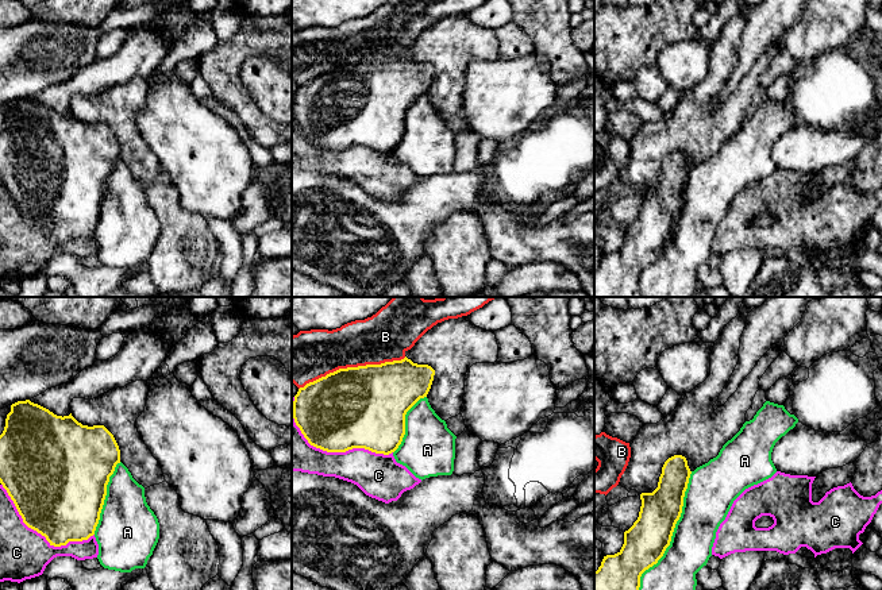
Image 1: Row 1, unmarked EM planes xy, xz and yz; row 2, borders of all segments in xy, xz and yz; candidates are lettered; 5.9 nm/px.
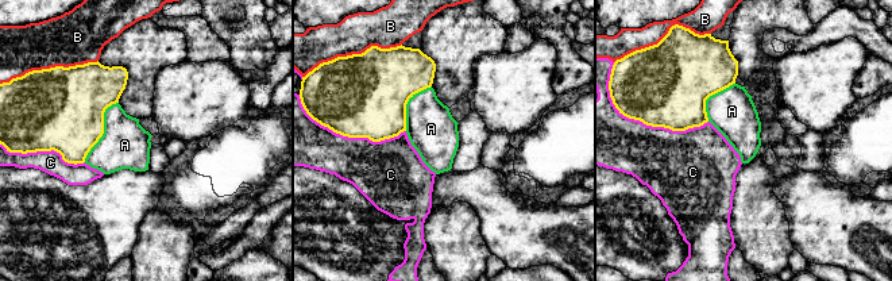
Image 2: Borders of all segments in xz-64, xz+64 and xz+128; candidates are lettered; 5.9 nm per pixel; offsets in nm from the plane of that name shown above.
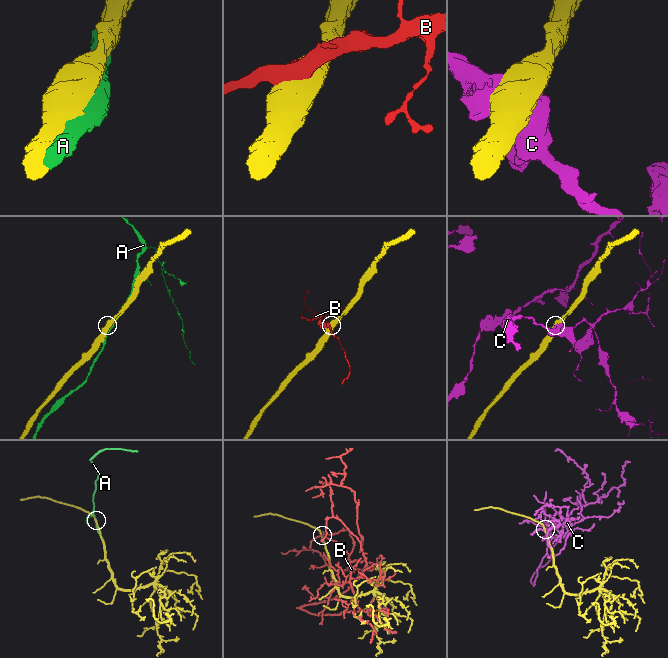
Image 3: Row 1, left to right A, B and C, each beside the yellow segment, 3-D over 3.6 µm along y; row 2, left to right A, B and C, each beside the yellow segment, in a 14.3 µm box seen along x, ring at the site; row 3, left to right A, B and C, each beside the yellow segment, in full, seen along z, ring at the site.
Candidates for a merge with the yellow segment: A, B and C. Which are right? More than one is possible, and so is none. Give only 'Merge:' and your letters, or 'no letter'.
Merge: A

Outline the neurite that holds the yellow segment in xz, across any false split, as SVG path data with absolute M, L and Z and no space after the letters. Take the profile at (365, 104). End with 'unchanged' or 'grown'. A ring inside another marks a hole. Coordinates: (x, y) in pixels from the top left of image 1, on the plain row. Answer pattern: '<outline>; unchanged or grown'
M407 54L401 58L381 62L339 66L300 85L293 99L293 116L308 140L327 150L346 150L365 146L375 151L394 150L405 132L405 112L420 97L427 95L435 68L428 62L413 61Z; unchanged

